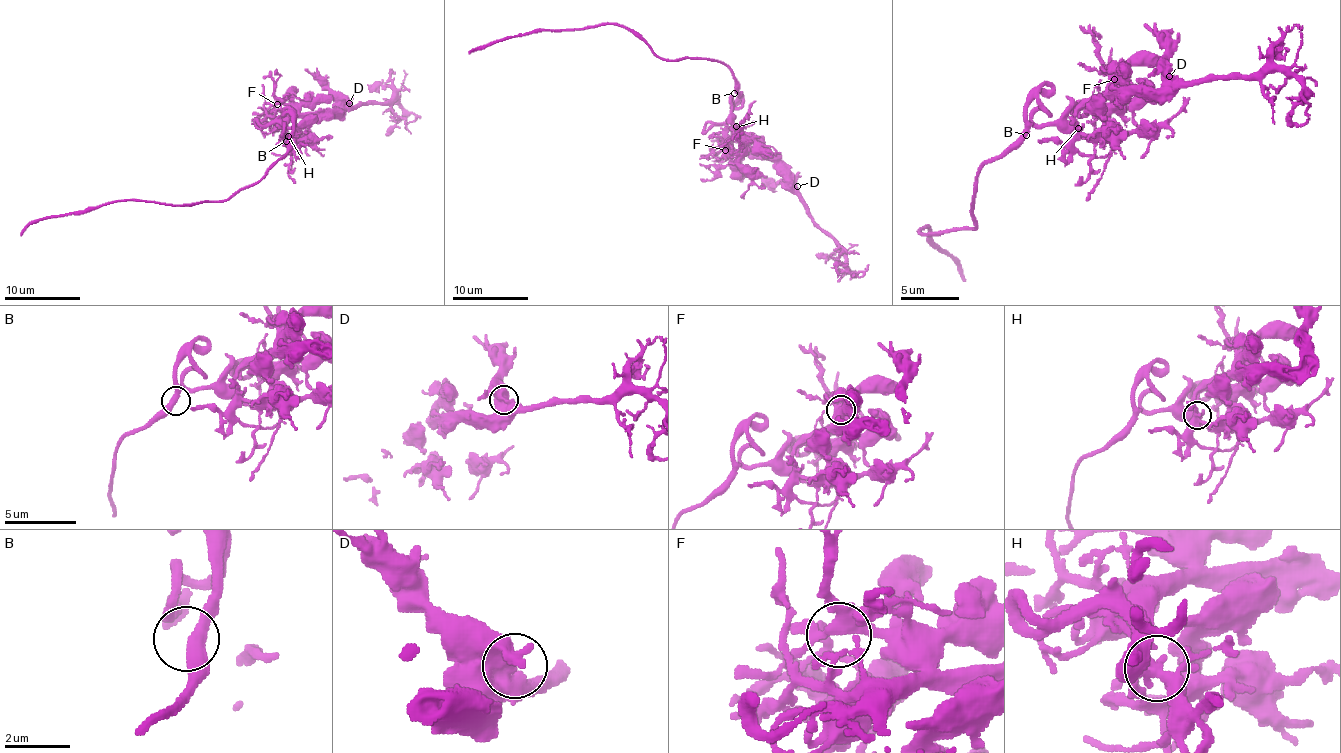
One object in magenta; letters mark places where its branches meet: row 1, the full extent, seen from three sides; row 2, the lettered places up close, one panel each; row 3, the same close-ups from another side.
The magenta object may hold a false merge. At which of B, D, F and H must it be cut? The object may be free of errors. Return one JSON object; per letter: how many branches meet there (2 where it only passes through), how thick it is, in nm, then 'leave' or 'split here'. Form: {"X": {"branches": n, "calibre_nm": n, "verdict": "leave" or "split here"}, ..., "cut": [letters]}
{"B": {"branches": 2, "calibre_nm": 400, "verdict": "leave"}, "D": {"branches": 1, "calibre_nm": 800, "verdict": "leave"}, "F": {"branches": 5, "calibre_nm": 360, "verdict": "leave"}, "H": {"branches": 6, "calibre_nm": 360, "verdict": "leave"}, "cut": []}

